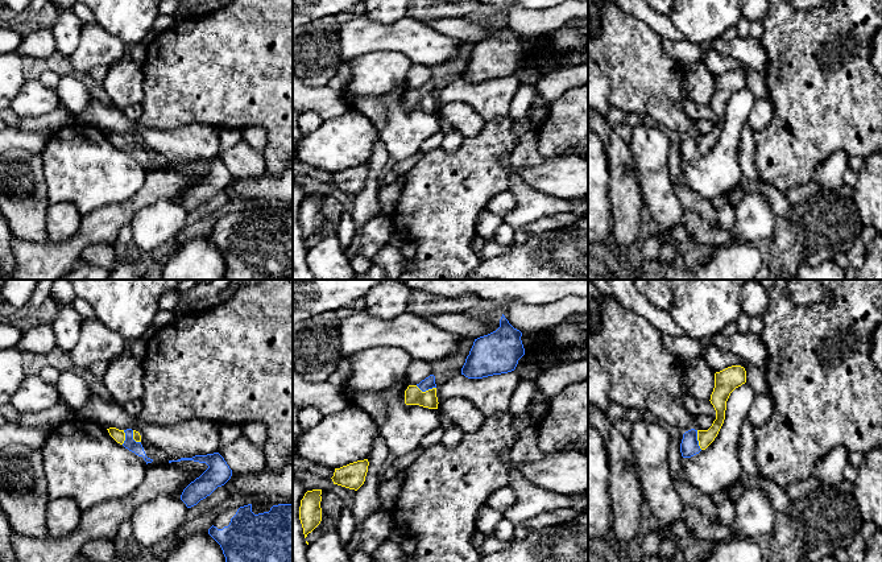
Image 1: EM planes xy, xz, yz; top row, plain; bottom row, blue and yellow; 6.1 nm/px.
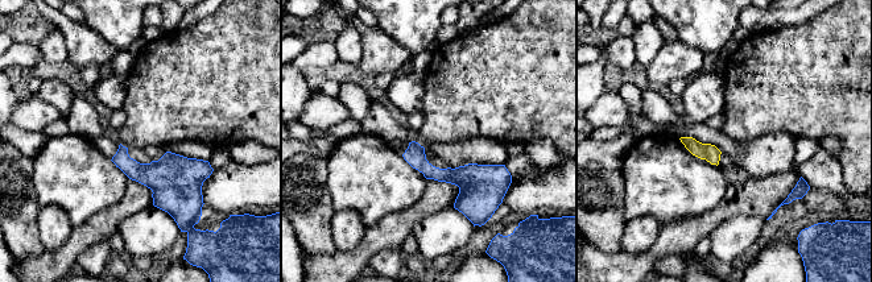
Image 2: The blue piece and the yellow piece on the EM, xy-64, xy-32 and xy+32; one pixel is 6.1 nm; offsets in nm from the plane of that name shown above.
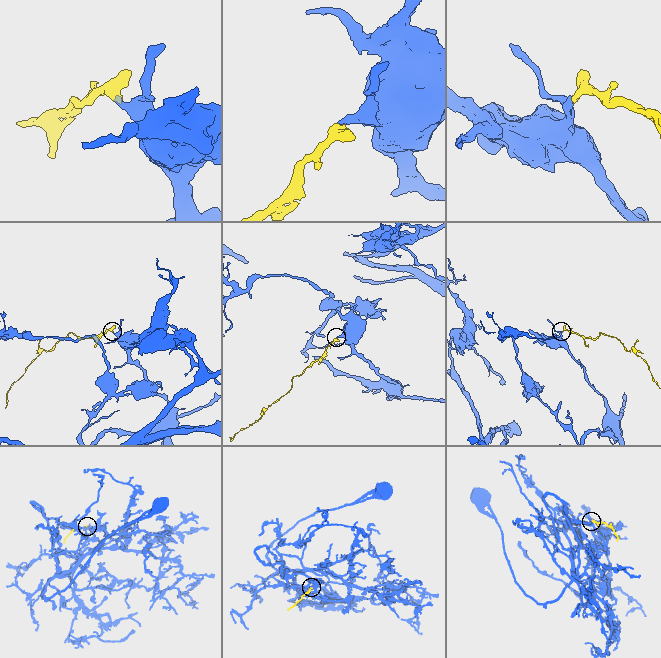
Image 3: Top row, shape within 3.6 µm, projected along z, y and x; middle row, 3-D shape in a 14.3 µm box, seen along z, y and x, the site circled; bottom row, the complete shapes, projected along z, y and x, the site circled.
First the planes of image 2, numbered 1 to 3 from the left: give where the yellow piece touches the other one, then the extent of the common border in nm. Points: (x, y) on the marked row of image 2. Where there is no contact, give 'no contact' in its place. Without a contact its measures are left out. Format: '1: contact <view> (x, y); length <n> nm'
1: no contact
2: no contact
3: no contact

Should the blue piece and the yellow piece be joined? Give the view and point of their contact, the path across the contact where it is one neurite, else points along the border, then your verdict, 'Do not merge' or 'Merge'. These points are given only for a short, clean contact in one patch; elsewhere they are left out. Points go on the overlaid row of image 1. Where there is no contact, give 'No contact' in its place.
Touches blue at xz (426, 389). Path across: xz (429, 383), (426, 389), (421, 395), (413, 395). Merge

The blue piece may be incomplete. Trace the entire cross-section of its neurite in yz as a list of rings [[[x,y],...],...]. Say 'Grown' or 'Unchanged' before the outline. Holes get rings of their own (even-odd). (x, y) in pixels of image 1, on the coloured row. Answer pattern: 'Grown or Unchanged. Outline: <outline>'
Grown. Outline: [[[732,365],[715,373],[715,388],[709,401],[716,410],[716,420],[708,430],[691,429],[683,434],[680,443],[683,458],[699,454],[715,441],[724,423],[726,401],[730,393],[745,383],[746,371],[741,365]]]

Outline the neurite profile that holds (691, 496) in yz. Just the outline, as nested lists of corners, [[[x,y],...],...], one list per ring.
[[[679,433],[675,437],[671,437],[671,445],[668,450],[668,463],[674,479],[674,485],[684,507],[695,507],[700,511],[701,515],[712,518],[717,516],[717,505],[715,504],[712,496],[703,493],[682,478],[683,456],[680,453],[680,443],[683,434],[684,433]]]

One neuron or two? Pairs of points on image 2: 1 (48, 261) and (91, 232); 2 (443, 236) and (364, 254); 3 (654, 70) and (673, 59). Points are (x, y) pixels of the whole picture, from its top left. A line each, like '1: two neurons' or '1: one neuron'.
1: one neuron
2: two neurons
3: one neuron

